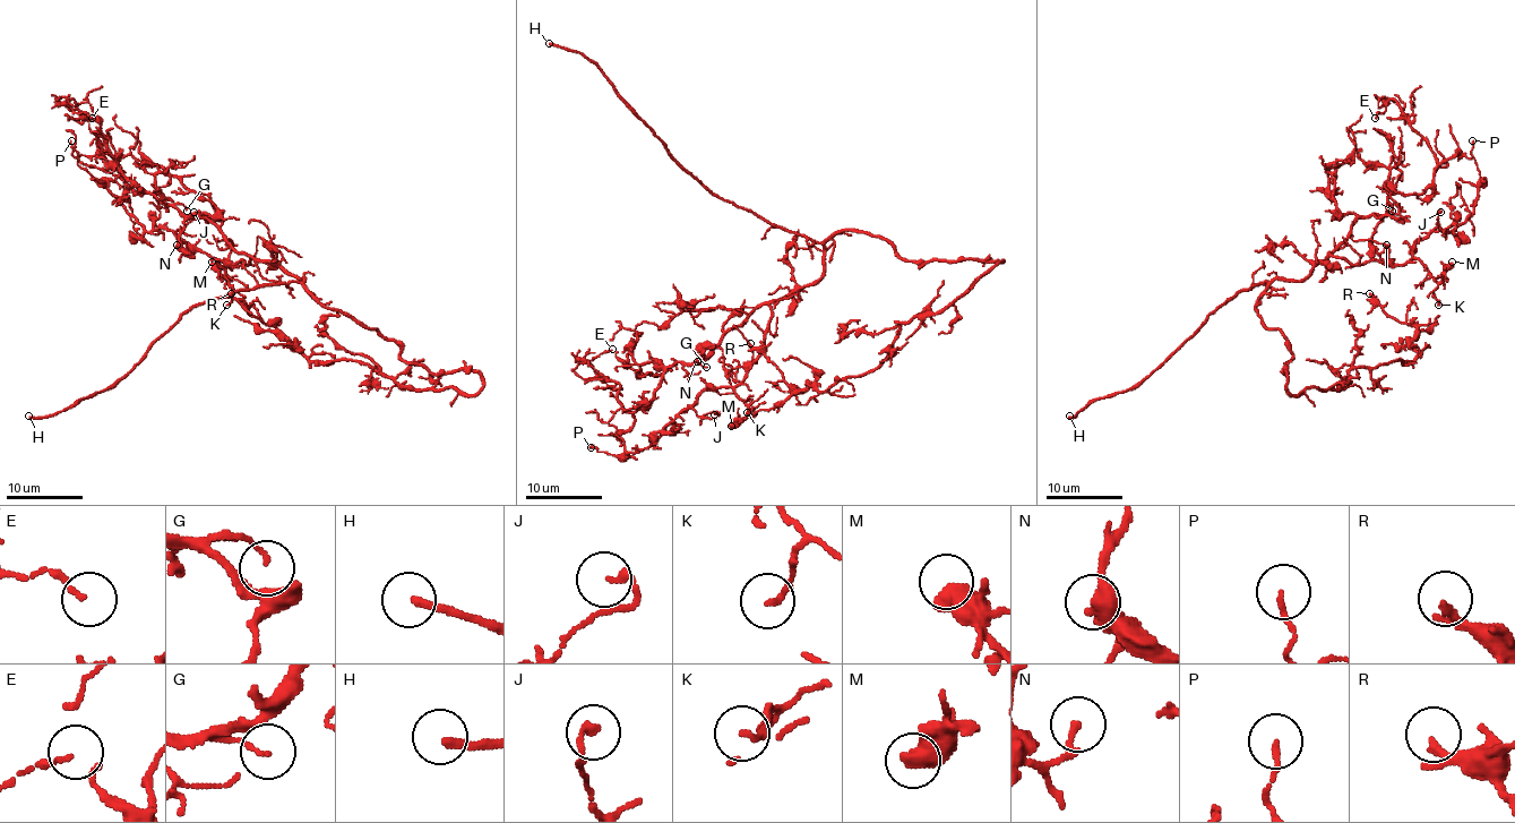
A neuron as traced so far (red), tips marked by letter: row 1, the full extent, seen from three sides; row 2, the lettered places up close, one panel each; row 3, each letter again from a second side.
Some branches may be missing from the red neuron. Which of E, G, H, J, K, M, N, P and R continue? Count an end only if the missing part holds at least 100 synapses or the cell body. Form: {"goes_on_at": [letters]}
{"goes_on_at": ["H"]}

